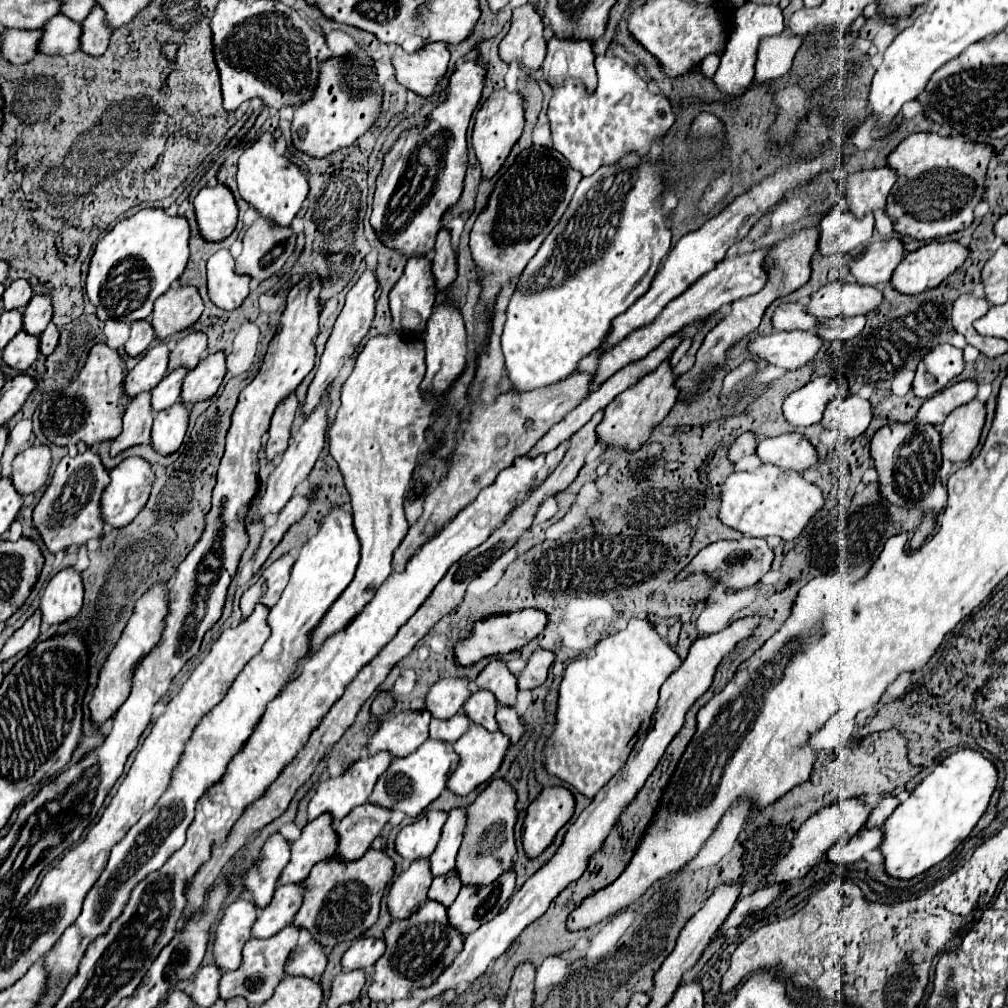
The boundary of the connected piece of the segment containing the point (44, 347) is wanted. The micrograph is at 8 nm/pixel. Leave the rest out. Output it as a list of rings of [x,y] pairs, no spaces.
[[[49,324],[45,328],[45,332],[39,336],[39,352],[45,356],[51,354],[55,350],[57,342],[59,342],[59,330],[55,328],[55,324]]]

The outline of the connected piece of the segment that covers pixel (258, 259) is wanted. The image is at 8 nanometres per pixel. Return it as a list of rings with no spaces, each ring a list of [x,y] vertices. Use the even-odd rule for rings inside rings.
[[[257,218],[243,236],[243,252],[235,258],[235,274],[263,282],[283,268],[293,248],[295,234],[291,228],[267,228]]]

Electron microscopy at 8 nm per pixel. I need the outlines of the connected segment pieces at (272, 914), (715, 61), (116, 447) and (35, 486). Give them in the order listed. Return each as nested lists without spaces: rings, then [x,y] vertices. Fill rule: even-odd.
[[[289,884],[289,886],[277,886],[275,896],[269,906],[265,906],[251,928],[253,938],[271,938],[279,930],[285,928],[285,924],[293,922],[299,904],[303,900],[303,886],[301,884]]]
[[[710,54],[707,56],[701,63],[701,72],[707,76],[712,77],[720,63],[721,55],[720,54]]]
[[[139,394],[135,400],[129,402],[125,416],[123,416],[123,432],[113,440],[111,444],[111,456],[117,456],[119,452],[137,446],[147,444],[153,424],[153,412],[151,412],[151,394]]]
[[[33,446],[11,462],[11,482],[21,496],[37,492],[49,476],[51,452],[47,446]]]

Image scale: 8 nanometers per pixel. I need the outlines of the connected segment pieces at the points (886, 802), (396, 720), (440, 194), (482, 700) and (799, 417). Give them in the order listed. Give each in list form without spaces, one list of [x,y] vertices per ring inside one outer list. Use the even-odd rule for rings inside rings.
[[[885,796],[875,808],[873,808],[873,812],[869,814],[869,818],[867,818],[867,822],[865,822],[865,828],[879,828],[889,816],[891,816],[891,812],[897,808],[897,798],[893,798],[893,796]]]
[[[407,710],[397,716],[381,720],[377,730],[365,744],[367,754],[373,756],[377,752],[389,752],[391,760],[405,758],[429,738],[427,736],[429,722],[431,718],[423,710],[421,712]]]
[[[475,56],[459,64],[457,72],[449,78],[445,100],[421,124],[401,132],[385,154],[369,222],[377,238],[405,258],[425,256],[433,250],[443,214],[461,196],[467,168],[467,128],[481,98],[485,74],[487,70],[477,64]]]
[[[477,690],[475,694],[471,694],[471,696],[467,698],[467,702],[463,704],[465,716],[467,716],[471,722],[481,724],[481,726],[483,726],[485,730],[489,730],[489,732],[497,732],[495,710],[497,710],[495,696],[491,696],[491,692],[483,692],[483,690]]]
[[[819,378],[791,392],[783,402],[783,414],[791,426],[811,426],[821,422],[823,410],[831,398],[839,394],[833,378]]]

